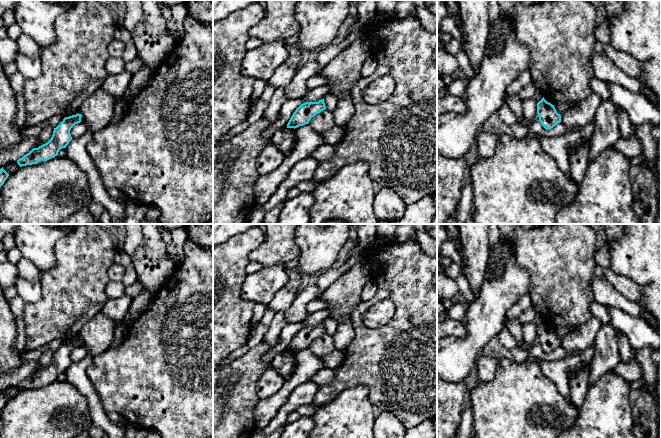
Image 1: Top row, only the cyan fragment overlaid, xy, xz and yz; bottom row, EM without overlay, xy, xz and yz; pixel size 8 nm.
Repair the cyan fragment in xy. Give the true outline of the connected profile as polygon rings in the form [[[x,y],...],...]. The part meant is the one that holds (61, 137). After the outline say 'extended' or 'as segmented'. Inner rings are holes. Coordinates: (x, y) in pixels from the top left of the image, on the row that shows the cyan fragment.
[[[81,114],[65,117],[63,121],[54,128],[51,139],[39,146],[33,148],[29,153],[17,160],[20,167],[26,165],[37,164],[40,160],[47,161],[58,155],[58,152],[62,148],[66,148],[69,142],[72,140],[70,130],[75,125],[81,122]]]; as segmented

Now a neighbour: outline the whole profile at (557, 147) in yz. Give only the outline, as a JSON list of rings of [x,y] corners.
[[[531,129],[527,136],[538,138],[544,151],[549,154],[558,164],[563,173],[570,176],[571,167],[569,164],[568,148],[581,139],[581,133],[578,131],[568,131],[564,135],[549,137],[535,134]]]

